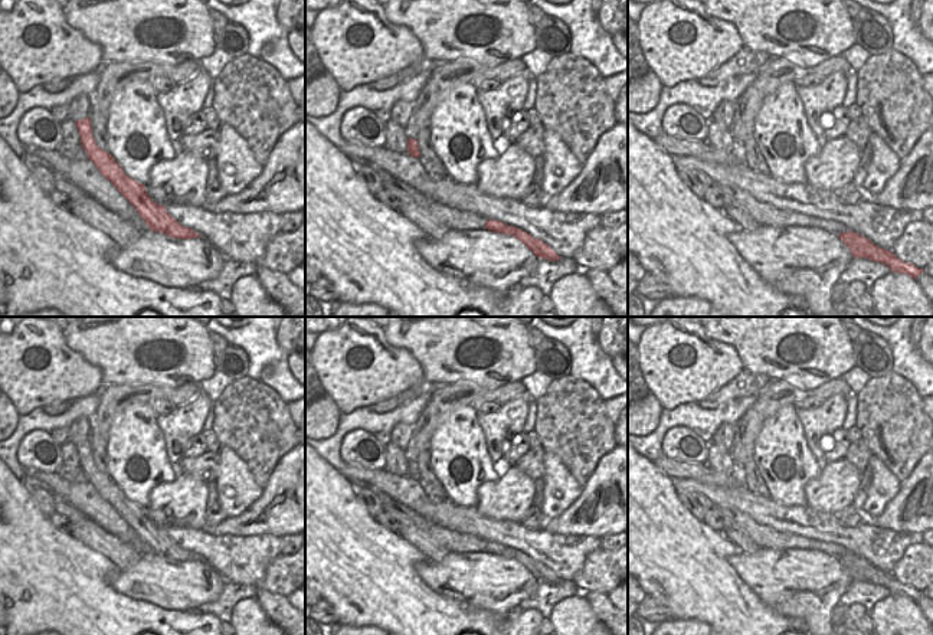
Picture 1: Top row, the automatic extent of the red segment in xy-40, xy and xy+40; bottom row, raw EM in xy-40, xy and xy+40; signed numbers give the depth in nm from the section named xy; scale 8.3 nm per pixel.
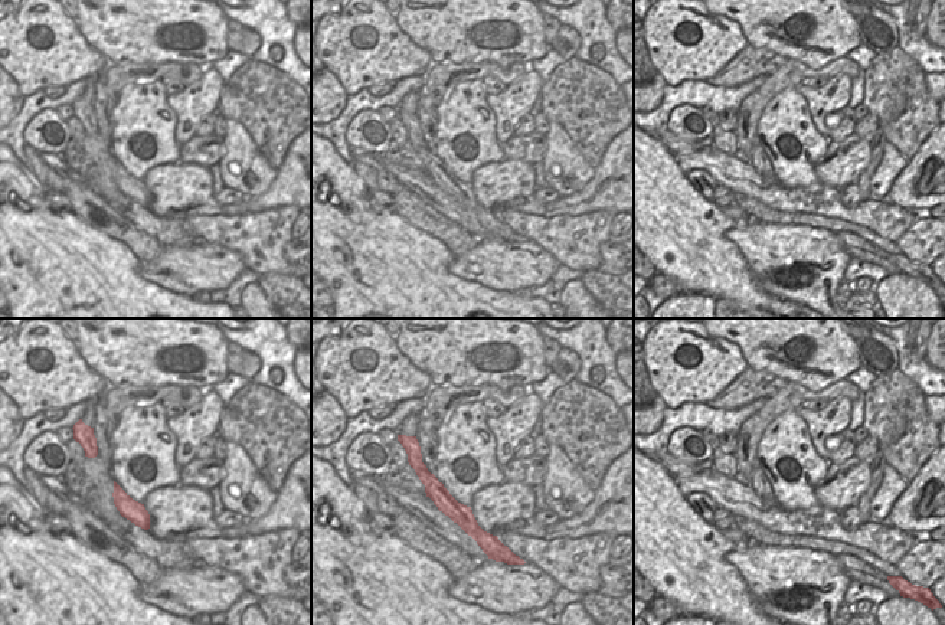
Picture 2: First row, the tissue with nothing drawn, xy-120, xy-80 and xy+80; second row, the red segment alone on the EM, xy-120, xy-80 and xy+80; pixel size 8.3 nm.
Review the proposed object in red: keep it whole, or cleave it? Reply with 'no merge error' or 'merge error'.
no merge error

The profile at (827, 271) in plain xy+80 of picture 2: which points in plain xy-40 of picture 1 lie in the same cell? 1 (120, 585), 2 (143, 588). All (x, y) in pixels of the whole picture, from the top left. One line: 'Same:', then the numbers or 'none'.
Same: 1, 2

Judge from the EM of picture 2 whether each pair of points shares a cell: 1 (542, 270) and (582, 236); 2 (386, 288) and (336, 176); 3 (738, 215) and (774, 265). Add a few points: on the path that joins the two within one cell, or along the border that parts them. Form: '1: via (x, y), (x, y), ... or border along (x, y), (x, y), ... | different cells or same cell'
1: border along (526, 239), (539, 244), (561, 264) | different cells
2: via (372, 261), (356, 245), (355, 203) | same cell
3: border along (745, 219), (739, 223) | different cells

